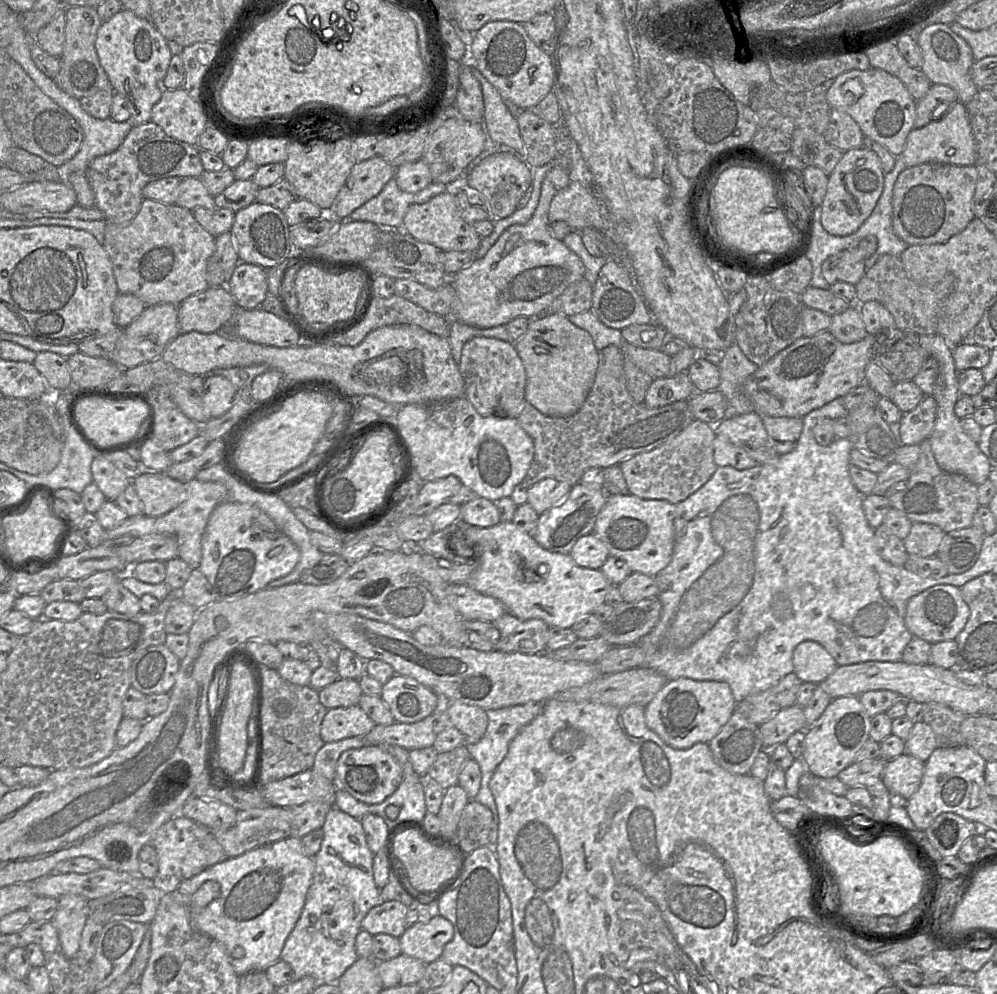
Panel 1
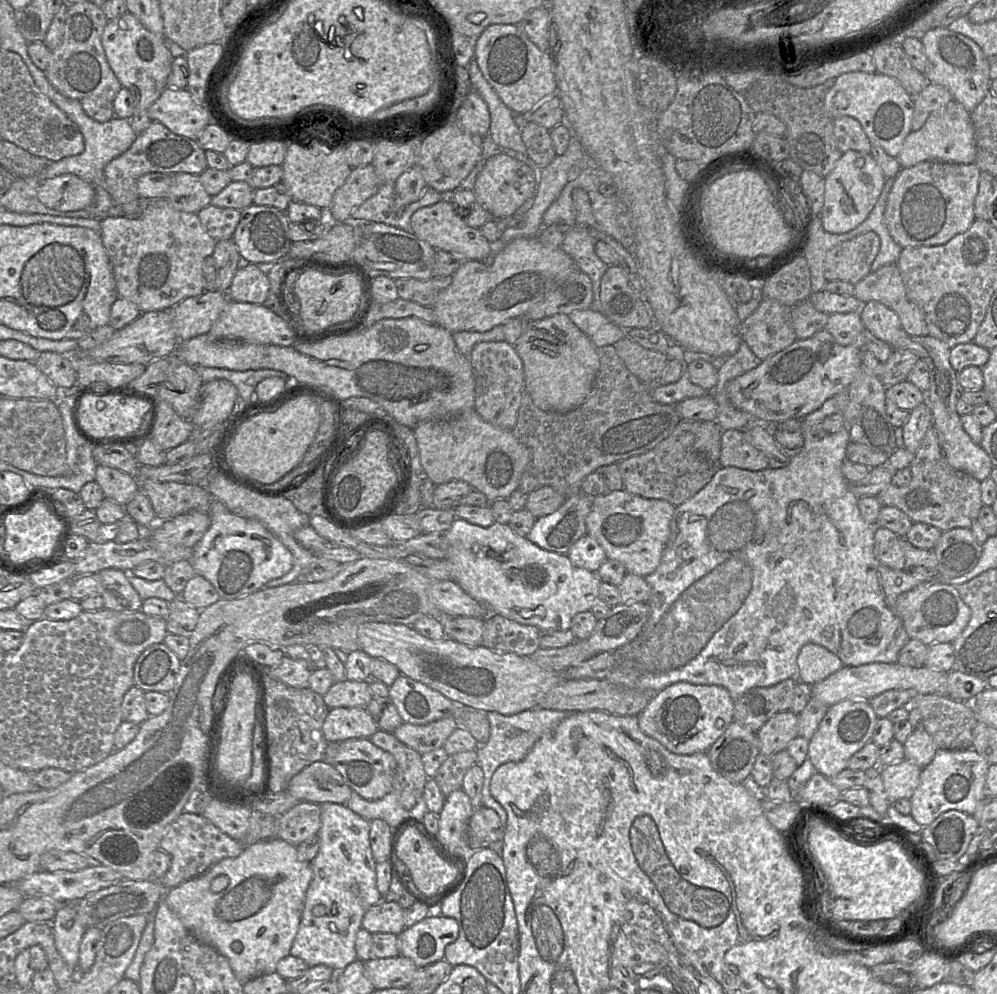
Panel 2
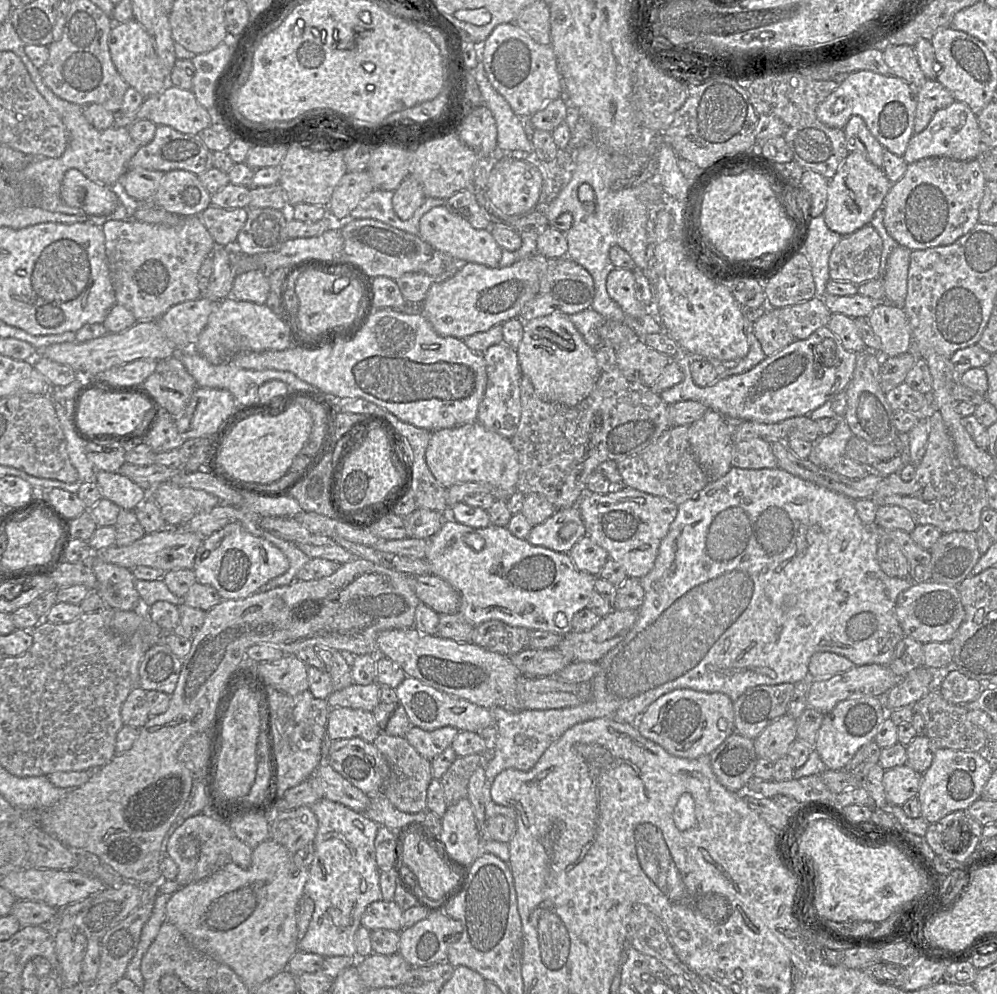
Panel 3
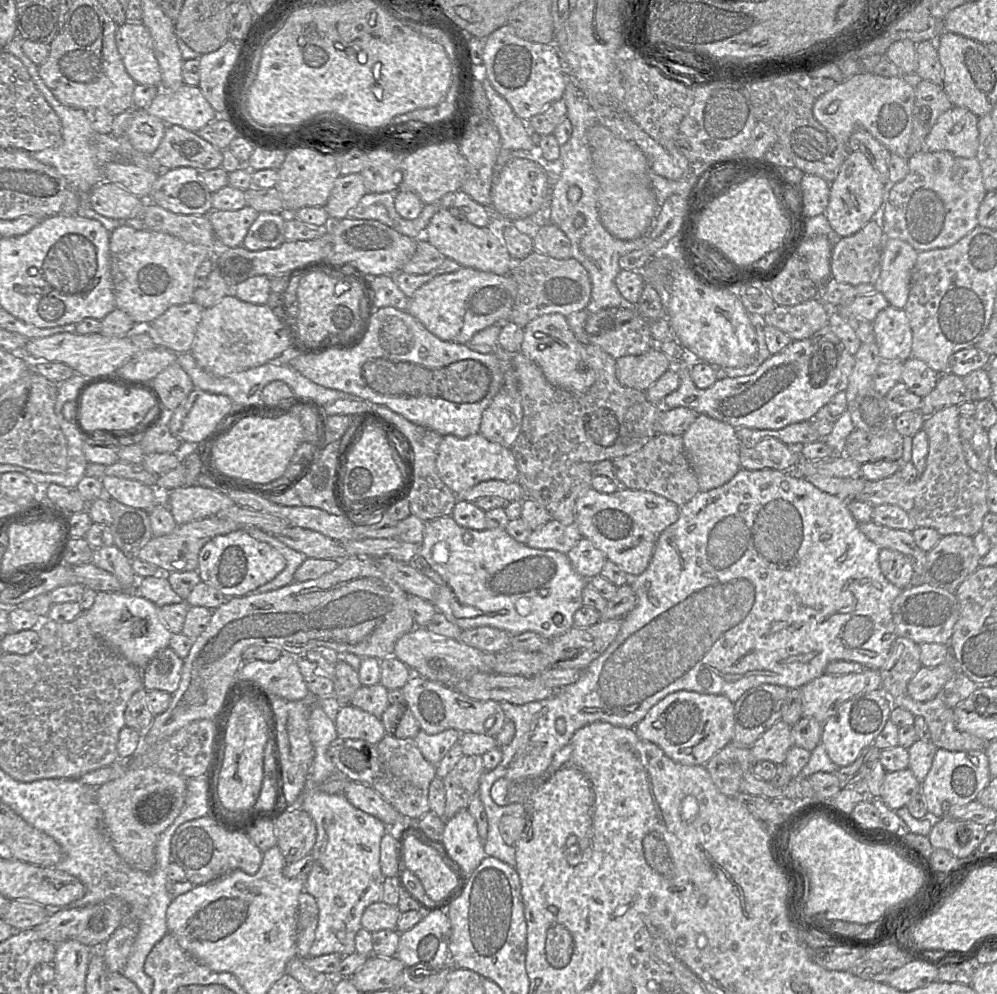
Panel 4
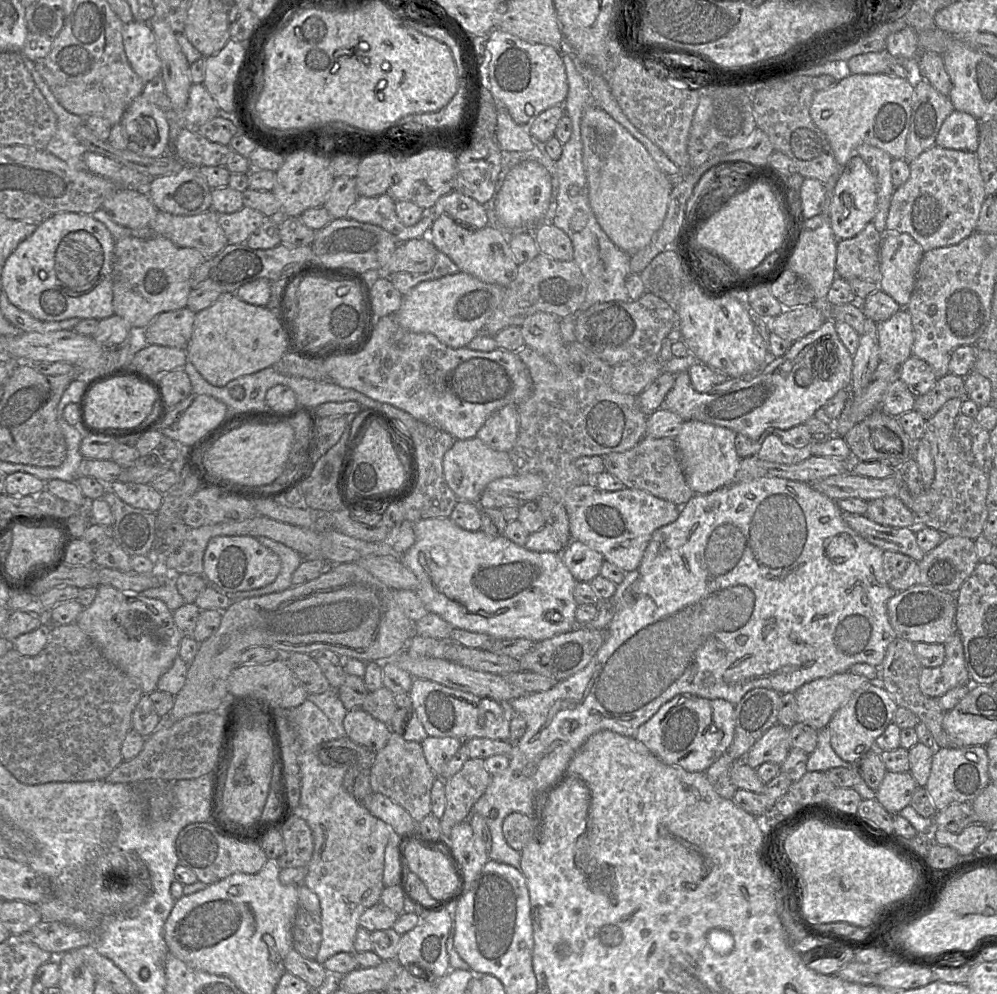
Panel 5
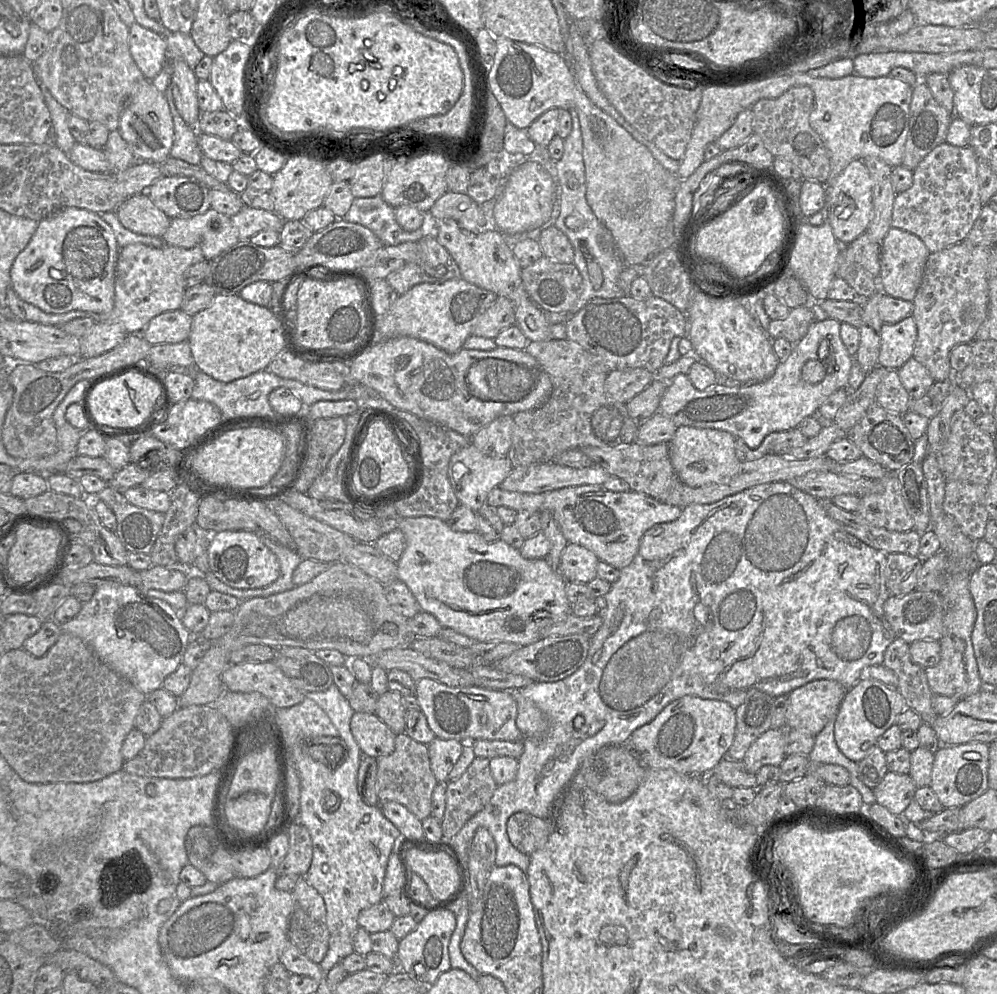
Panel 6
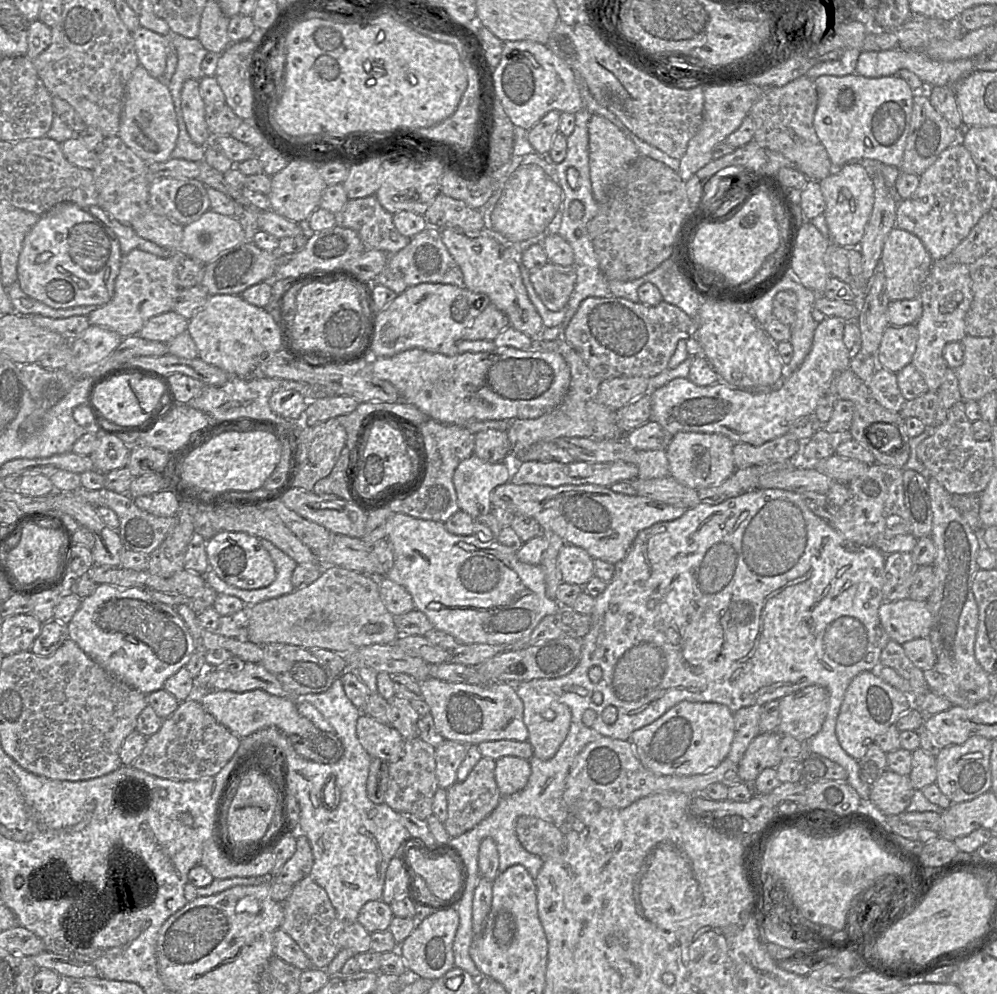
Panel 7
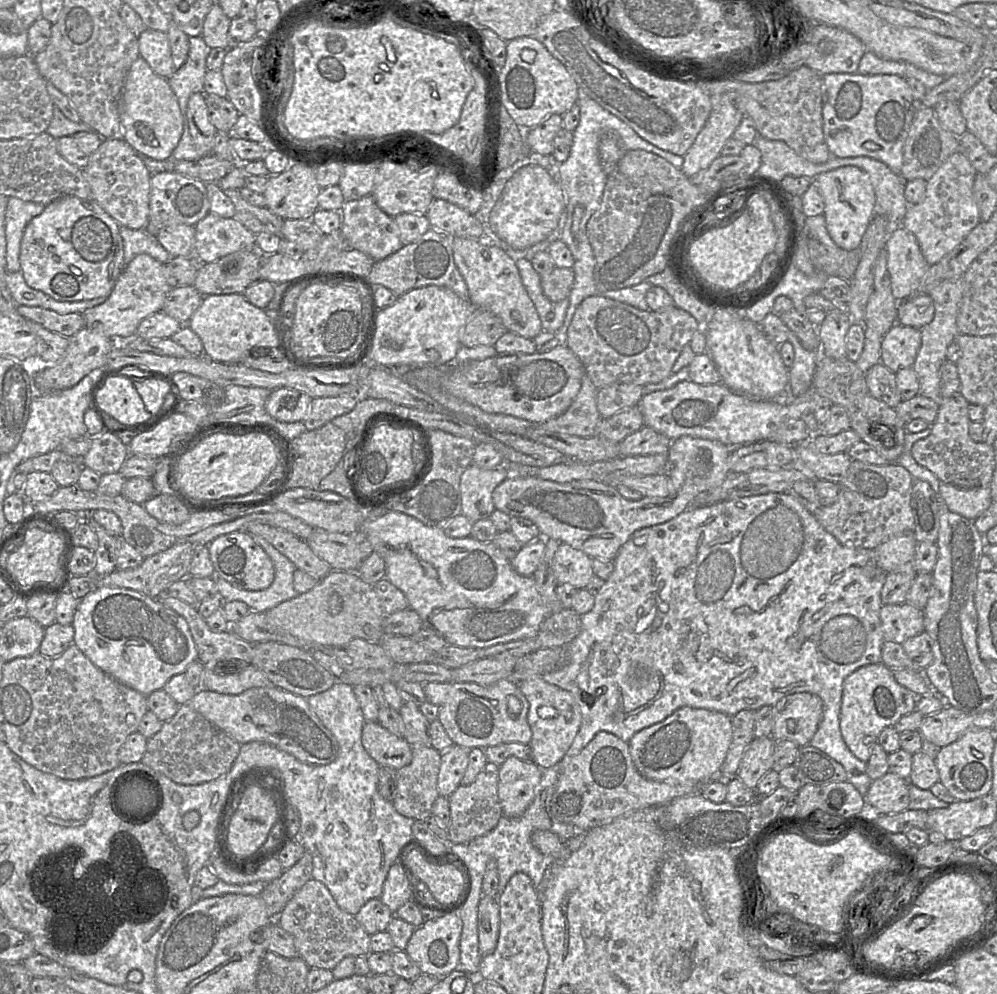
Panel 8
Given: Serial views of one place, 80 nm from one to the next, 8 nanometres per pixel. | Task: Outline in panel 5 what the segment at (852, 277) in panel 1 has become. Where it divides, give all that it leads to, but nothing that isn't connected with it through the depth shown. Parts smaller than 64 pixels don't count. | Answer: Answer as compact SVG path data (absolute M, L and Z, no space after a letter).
M868 223L856 236L838 240L836 273L843 279L858 278L872 282L880 279L880 246L884 234Z

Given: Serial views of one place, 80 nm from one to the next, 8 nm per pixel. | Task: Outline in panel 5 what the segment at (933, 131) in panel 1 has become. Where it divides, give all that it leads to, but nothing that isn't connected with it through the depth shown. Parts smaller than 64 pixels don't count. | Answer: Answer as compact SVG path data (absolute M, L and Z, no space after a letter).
M954 110L942 123L935 146L976 152L979 145L979 121L972 115Z

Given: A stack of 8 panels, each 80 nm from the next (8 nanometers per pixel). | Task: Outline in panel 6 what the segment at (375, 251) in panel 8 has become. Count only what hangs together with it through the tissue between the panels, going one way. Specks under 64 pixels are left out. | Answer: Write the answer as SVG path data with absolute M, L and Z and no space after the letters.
M380 194L369 198L354 198L349 211L337 219L366 227L385 246L417 242L427 231L427 228L411 232L402 229L396 221L395 208L388 205Z

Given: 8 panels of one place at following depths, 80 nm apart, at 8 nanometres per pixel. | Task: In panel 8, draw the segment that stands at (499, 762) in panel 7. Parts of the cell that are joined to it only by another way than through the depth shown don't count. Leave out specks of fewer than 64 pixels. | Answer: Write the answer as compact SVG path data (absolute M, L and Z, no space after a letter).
M509 757L499 766L498 797L503 815L521 817L534 799L542 768L533 761Z

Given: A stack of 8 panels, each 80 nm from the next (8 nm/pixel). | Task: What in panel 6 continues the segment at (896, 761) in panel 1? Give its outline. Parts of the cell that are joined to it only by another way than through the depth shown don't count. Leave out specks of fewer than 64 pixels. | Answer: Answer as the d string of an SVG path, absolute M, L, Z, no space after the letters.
M887 772L880 784L873 789L876 803L891 814L902 816L914 799L916 785L907 774Z

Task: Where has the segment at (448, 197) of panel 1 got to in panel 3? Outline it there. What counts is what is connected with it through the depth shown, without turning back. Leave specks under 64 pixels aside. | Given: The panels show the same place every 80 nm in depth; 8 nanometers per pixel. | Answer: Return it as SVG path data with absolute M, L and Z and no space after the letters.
M446 206L434 207L421 217L418 236L432 249L449 254L458 263L472 262L497 268L502 257L502 248L489 229L473 228L467 220L451 212Z

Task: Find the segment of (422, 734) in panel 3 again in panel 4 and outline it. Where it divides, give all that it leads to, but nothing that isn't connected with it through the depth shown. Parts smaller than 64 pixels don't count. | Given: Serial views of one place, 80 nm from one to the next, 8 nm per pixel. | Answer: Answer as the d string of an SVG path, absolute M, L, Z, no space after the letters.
M447 729L438 734L427 734L420 730L414 740L424 758L436 766L451 747L459 742L461 734L456 729Z

